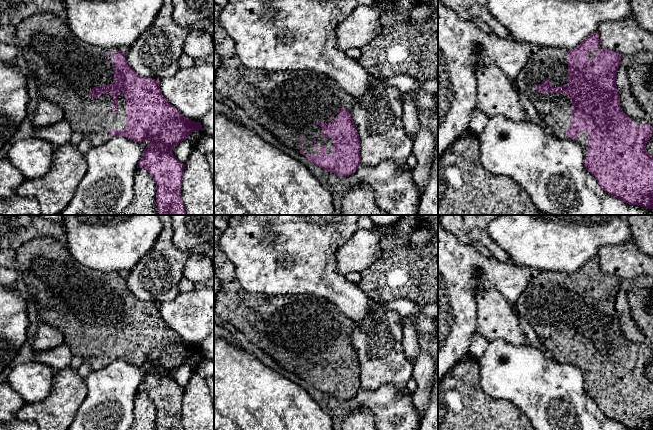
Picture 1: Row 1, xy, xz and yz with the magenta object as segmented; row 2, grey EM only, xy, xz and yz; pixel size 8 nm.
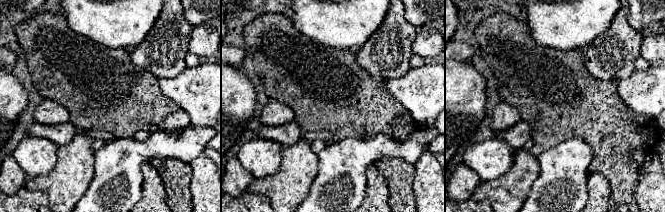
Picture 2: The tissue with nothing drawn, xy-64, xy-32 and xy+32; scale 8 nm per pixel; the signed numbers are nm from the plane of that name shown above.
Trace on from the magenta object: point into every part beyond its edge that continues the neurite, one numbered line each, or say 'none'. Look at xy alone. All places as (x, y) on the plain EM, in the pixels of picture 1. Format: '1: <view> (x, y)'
1: xy (66, 292)

